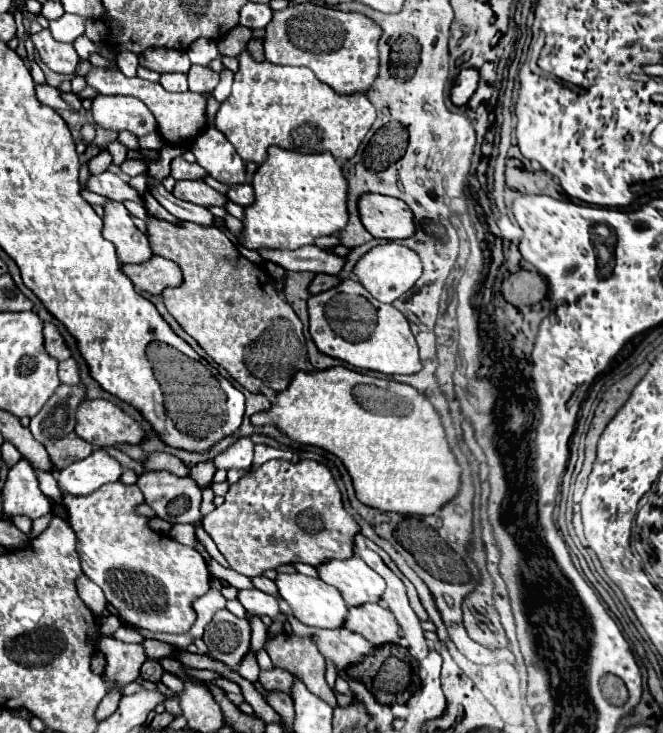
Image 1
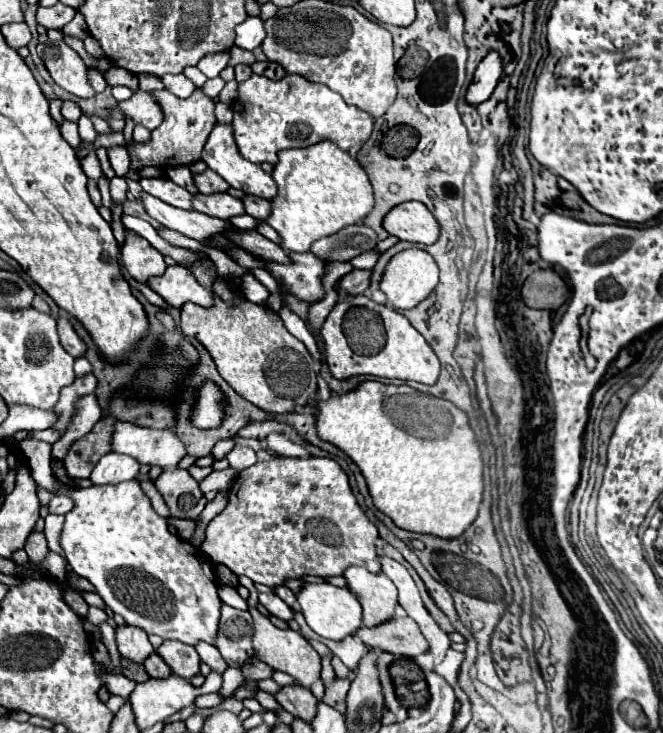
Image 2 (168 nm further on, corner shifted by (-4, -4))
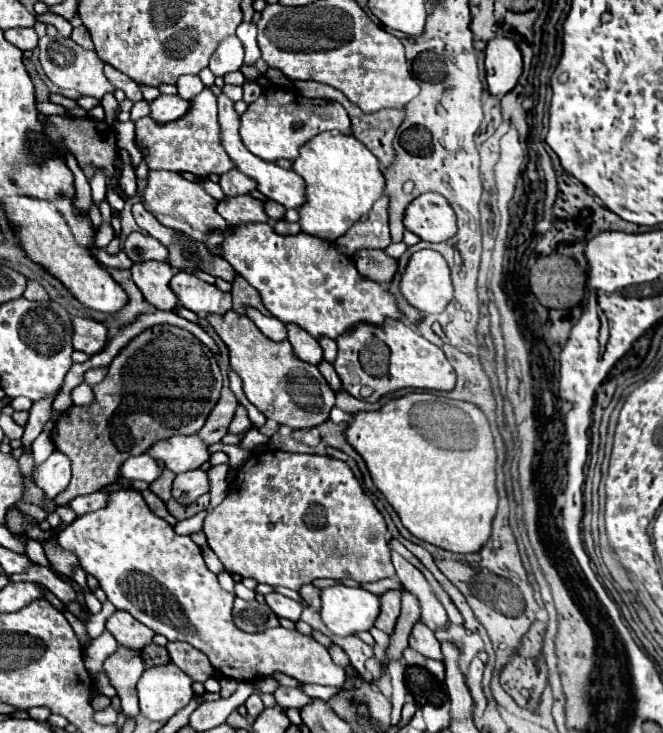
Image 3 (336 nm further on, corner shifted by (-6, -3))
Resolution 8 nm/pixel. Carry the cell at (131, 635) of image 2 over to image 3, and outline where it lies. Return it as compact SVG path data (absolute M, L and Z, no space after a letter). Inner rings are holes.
M116 611L106 621L106 629L114 635L118 645L134 651L142 651L148 643L152 643L154 637L152 629L148 629L140 621L134 621L134 617L130 617L130 613L126 611Z

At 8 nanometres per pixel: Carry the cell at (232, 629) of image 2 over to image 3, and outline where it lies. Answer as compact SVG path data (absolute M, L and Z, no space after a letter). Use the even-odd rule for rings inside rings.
M234 601L234 623L246 633L260 633L268 627L278 627L276 613L266 605L258 601Z

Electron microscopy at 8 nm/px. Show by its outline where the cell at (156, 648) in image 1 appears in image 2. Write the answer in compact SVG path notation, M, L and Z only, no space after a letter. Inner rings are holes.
M164 640L164 644L156 650L164 662L172 668L174 674L190 680L200 672L200 656L194 646L176 642L176 640Z

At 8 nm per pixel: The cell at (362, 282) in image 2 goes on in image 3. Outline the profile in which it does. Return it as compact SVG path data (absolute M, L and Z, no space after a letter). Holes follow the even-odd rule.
M362 249L354 255L354 263L358 267L358 273L362 277L376 281L376 283L390 283L390 279L396 273L396 259L384 255L382 251L372 251L372 249Z

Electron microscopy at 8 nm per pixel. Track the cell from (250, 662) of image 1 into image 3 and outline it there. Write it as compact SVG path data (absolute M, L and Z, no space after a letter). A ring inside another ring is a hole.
M278 687L274 691L274 697L278 701L280 707L294 707L294 709L300 709L304 707L306 703L310 703L310 697L304 695L300 689L292 689L292 687Z

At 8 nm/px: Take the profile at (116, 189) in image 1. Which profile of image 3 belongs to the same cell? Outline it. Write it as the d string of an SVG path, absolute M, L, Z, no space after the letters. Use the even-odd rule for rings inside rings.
M254 223L254 225L230 225L230 233L222 239L222 257L232 265L236 273L240 273L252 287L262 295L264 307L284 323L296 323L312 337L332 337L336 339L346 329L350 329L358 321L368 321L380 325L386 317L400 319L400 311L396 307L394 297L382 289L382 285L360 277L352 257L336 251L334 243L298 233L294 237L278 235L270 223Z

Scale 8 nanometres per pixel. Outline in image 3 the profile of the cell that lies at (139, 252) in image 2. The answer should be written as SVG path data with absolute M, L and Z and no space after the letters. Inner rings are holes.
M138 261L132 265L132 279L142 291L144 299L158 309L172 311L178 303L174 291L168 287L172 279L172 267L160 261Z

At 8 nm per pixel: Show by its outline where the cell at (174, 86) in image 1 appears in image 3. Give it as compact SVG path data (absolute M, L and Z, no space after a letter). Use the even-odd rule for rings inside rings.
M182 75L176 81L176 89L178 89L178 95L182 99L192 99L192 97L196 97L204 89L204 83L200 81L198 75Z

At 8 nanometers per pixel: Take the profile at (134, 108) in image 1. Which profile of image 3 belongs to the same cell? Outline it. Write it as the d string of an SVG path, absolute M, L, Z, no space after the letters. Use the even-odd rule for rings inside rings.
M160 95L154 101L148 101L148 105L150 105L150 117L158 123L176 121L188 109L188 101L182 99L180 95Z

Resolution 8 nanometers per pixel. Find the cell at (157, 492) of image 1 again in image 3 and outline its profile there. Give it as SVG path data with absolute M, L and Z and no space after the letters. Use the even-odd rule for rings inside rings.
M202 469L180 473L172 483L172 499L182 505L194 503L206 491L208 491L208 477Z

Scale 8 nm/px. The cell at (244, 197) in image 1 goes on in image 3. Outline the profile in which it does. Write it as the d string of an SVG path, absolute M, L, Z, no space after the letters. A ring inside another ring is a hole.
M270 199L264 203L264 209L266 209L266 215L270 219L274 219L274 221L280 221L284 217L284 213L286 213L284 205L278 205L276 201L270 201Z

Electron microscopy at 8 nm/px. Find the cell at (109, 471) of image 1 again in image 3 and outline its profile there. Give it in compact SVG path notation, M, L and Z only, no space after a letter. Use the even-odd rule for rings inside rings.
M146 453L142 455L134 455L134 457L128 457L122 465L120 465L120 477L126 477L126 479L142 479L146 483L152 483L158 475L160 475L160 465Z

